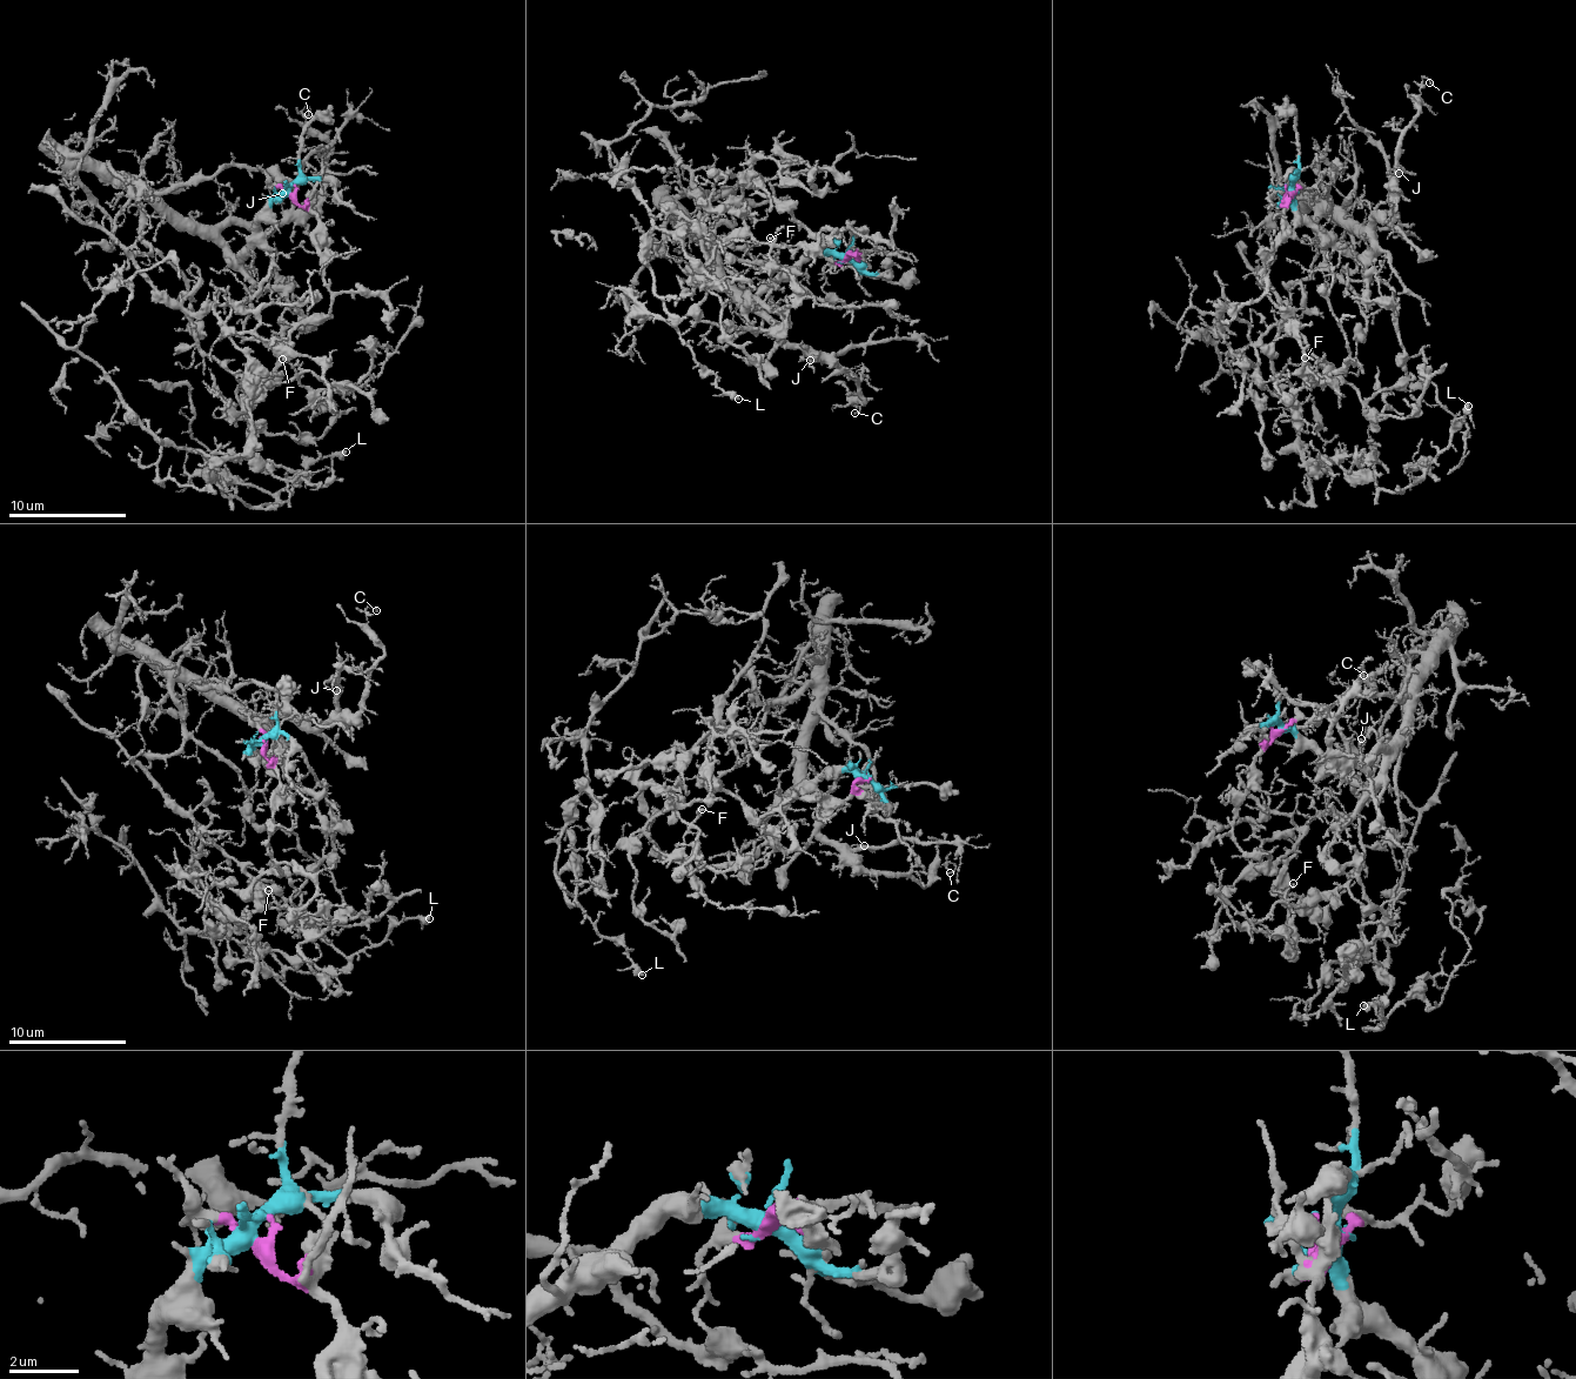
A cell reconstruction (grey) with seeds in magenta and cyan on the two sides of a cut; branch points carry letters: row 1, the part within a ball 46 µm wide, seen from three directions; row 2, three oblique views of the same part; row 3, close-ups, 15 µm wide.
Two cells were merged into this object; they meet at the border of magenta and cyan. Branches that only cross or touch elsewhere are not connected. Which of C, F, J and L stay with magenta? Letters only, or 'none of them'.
F, L

